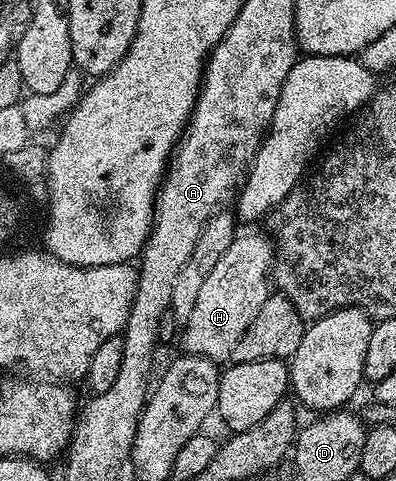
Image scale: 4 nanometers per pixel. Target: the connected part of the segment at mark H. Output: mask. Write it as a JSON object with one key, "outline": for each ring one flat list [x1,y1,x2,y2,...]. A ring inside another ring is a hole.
{"outline":[[260,233,238,235,230,243,226,255,214,263,214,271,206,275,206,284,198,294,198,303,183,322,184,353,193,353,217,363,232,361,234,347,238,347,246,327,254,323,254,315,262,311,270,292,270,274,274,245]]}

